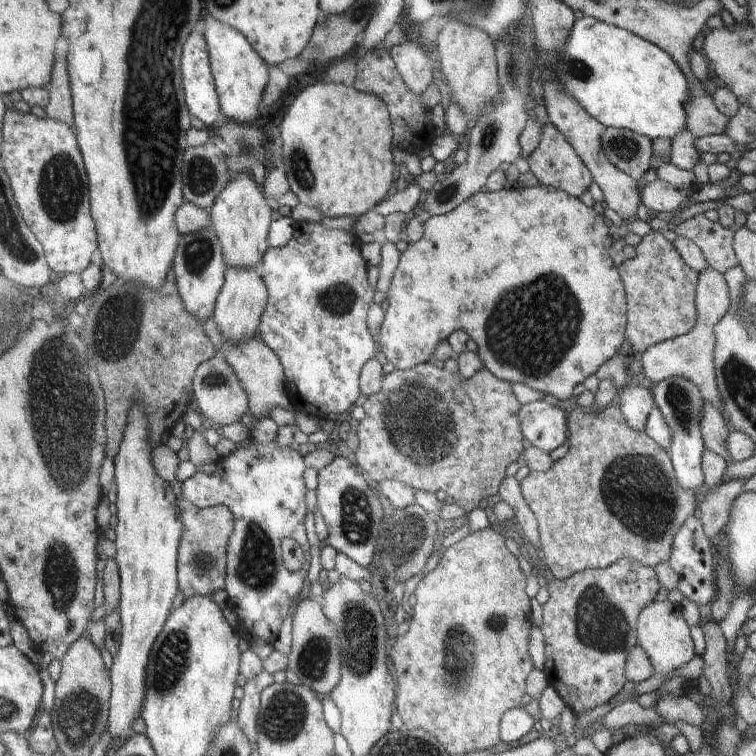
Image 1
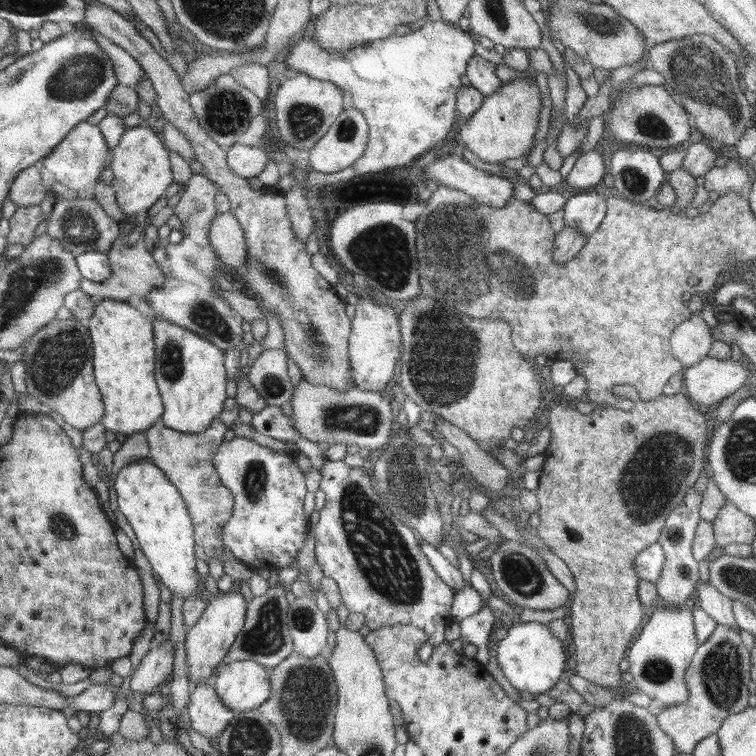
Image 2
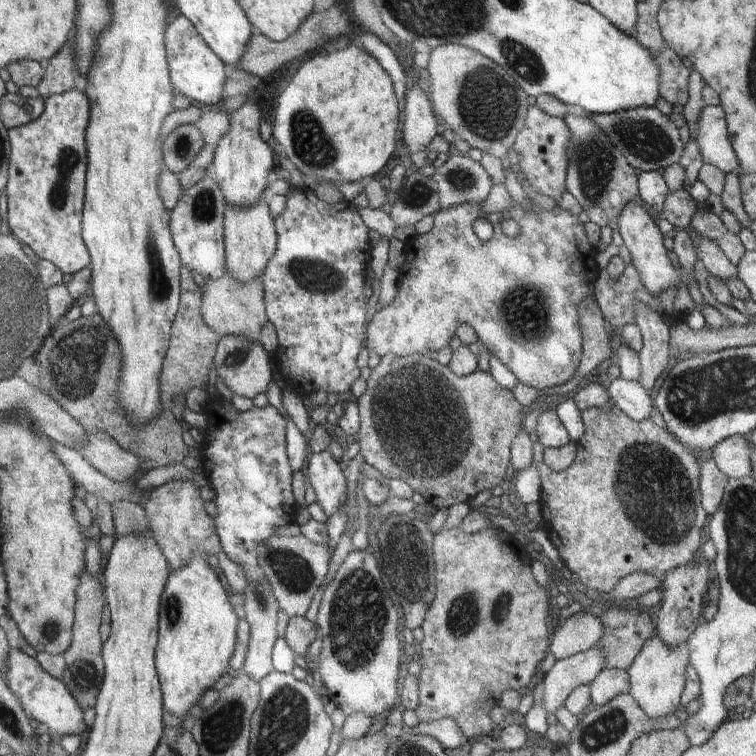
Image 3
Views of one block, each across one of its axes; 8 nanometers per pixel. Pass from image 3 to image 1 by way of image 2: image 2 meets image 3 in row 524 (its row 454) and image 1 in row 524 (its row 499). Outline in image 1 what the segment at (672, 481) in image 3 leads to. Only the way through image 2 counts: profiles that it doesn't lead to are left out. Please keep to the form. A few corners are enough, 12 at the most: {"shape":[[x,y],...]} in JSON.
{"shape":[[617,403],[519,483],[540,570],[668,564],[698,516]]}

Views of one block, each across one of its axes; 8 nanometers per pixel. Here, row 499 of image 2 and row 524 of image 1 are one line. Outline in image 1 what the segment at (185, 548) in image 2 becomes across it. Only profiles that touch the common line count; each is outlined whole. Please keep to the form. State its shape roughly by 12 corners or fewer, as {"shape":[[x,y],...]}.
{"shape":[[129,412],[114,457],[119,650],[106,733],[134,734],[178,594],[177,499]]}

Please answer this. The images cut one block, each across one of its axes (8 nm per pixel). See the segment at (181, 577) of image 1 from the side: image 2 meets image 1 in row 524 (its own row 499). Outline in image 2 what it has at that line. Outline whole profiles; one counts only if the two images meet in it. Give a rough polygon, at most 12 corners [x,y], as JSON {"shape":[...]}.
{"shape":[[159,419],[148,460],[189,512],[195,558],[226,559],[234,500],[214,471],[227,428],[201,434]]}

